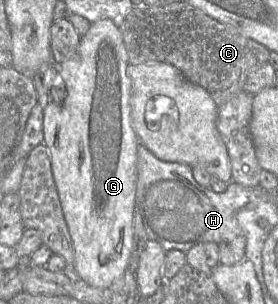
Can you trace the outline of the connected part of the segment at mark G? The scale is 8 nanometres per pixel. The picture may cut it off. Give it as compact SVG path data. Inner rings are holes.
M108 18L91 23L86 34L81 36L76 53L60 64L57 88L65 89L64 100L54 102L50 91L44 108L43 143L49 150L56 189L74 247L73 274L97 288L109 288L124 273L133 250L136 165L140 142L131 123L129 64L121 29Z

